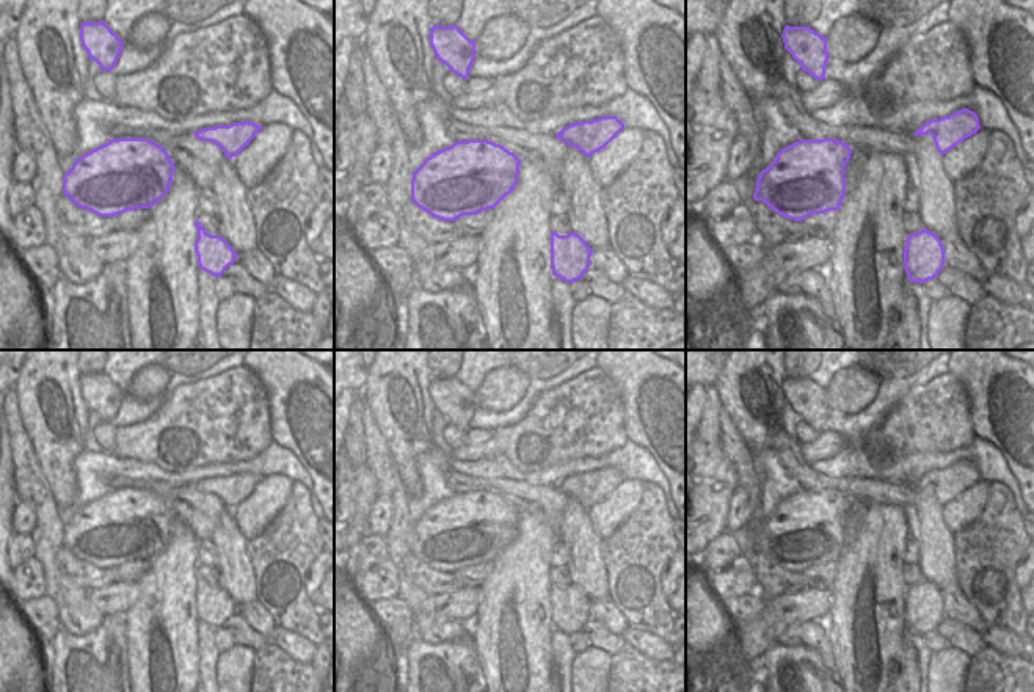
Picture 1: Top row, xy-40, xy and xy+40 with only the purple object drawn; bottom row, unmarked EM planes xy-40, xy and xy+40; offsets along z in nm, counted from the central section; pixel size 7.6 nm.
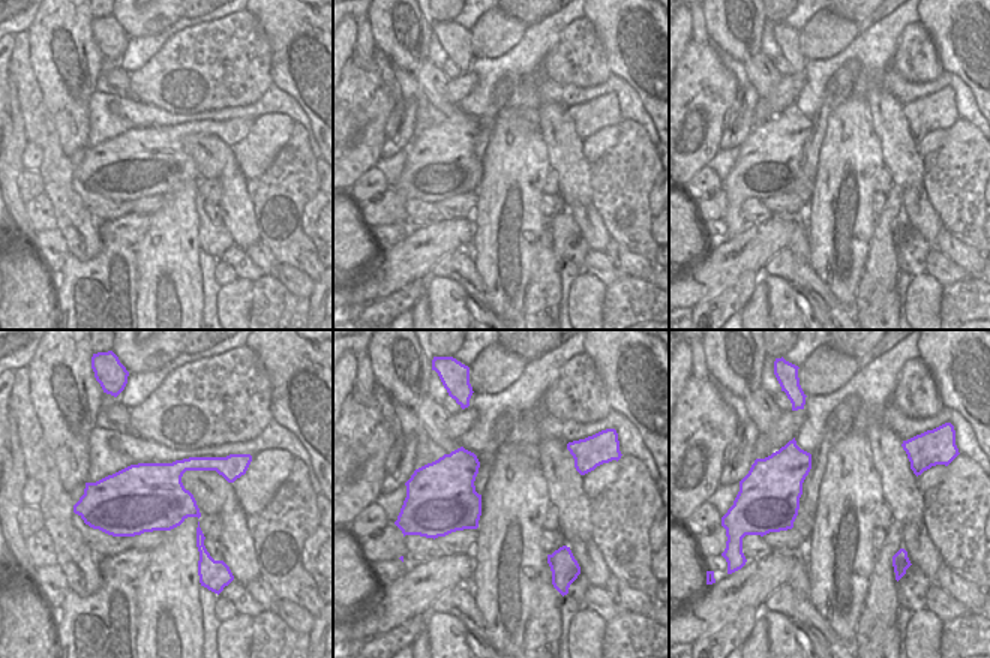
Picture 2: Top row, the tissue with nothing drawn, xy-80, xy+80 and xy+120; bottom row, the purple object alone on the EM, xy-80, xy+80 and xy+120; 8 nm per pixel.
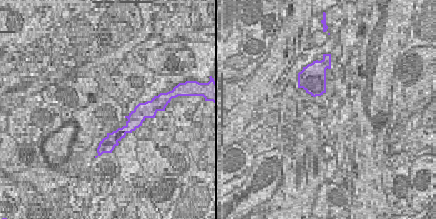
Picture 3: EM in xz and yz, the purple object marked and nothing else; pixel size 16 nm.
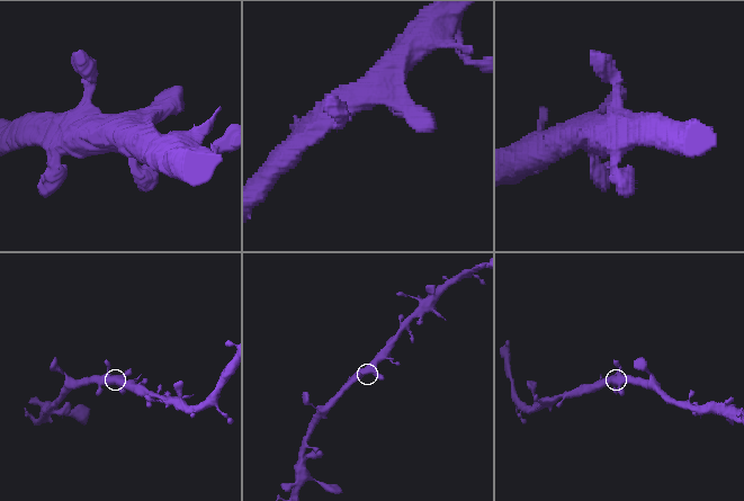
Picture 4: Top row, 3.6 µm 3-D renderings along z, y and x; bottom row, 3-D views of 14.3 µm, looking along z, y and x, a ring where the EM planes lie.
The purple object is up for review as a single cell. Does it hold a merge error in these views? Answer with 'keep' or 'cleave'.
keep

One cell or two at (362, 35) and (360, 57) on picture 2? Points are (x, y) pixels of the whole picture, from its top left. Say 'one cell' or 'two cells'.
one cell

